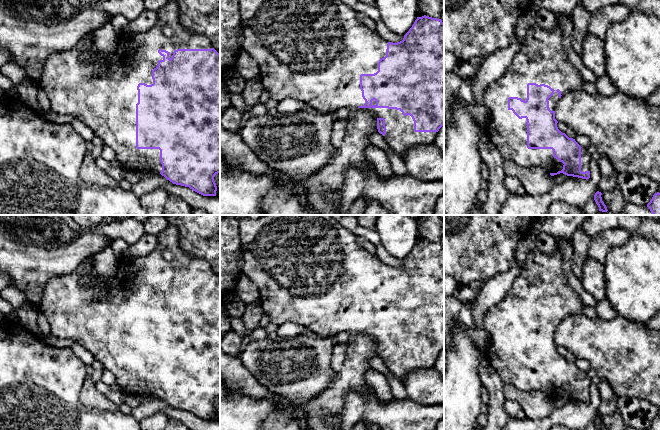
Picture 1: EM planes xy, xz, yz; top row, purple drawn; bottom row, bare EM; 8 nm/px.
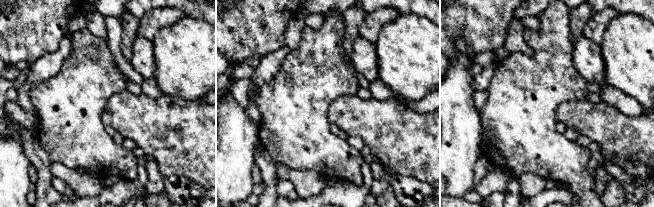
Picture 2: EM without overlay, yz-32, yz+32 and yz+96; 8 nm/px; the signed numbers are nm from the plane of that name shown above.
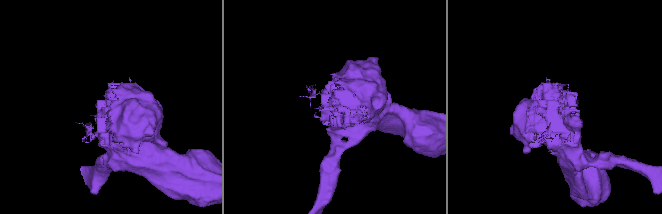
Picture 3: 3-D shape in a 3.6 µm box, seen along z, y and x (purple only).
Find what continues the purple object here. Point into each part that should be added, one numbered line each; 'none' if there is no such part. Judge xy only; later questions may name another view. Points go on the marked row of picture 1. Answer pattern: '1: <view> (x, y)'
1: xy (101, 92)

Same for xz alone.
1: xz (314, 51)

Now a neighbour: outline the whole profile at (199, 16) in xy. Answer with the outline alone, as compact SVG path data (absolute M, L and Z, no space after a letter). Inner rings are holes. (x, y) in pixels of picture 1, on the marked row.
M171 0L175 2L180 12L180 22L190 32L206 36L213 48L220 54L220 0Z

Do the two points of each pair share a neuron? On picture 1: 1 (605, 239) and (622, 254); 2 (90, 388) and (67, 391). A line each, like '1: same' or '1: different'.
1: different
2: different

